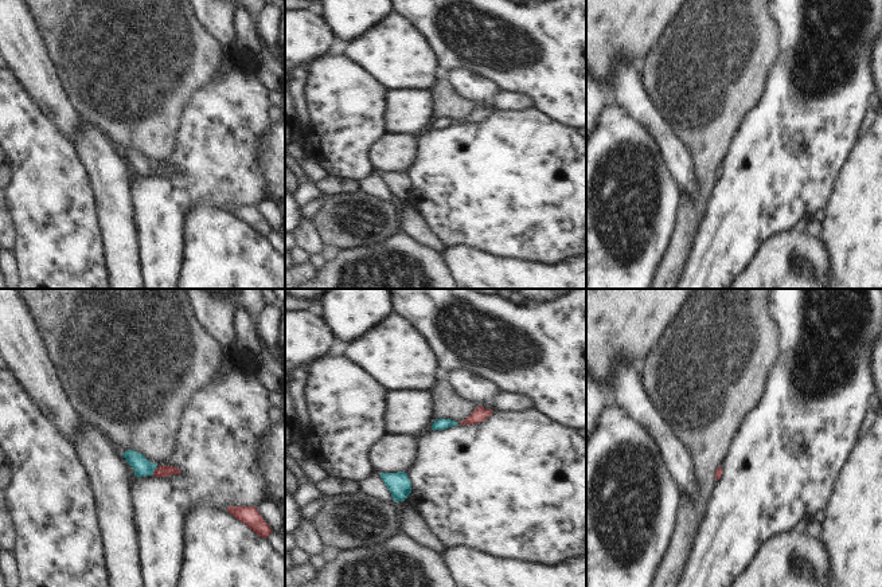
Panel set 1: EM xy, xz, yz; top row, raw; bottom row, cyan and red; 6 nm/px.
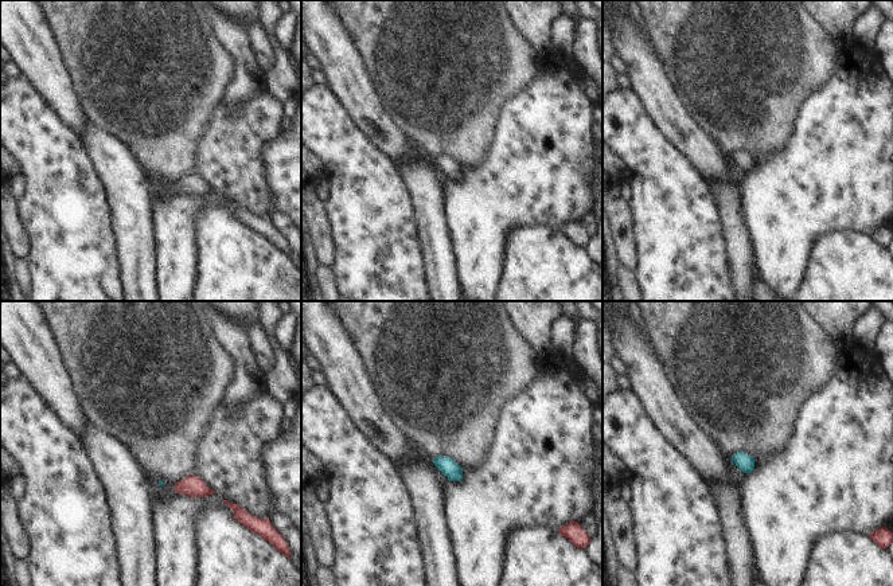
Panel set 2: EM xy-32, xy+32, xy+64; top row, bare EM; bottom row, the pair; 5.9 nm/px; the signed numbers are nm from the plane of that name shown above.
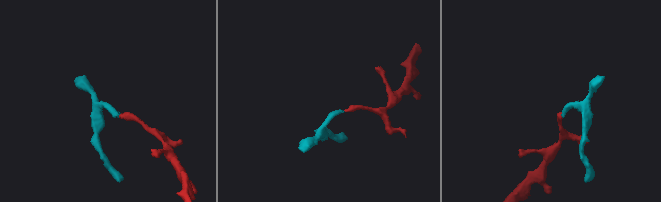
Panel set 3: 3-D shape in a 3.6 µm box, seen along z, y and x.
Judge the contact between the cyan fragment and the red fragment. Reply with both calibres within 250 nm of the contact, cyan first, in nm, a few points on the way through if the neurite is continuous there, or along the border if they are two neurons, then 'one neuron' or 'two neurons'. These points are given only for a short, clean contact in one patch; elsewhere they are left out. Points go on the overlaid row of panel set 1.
calibres 110 and 60 nm; way xy (141, 466), (153, 470), (163, 470); one neuron

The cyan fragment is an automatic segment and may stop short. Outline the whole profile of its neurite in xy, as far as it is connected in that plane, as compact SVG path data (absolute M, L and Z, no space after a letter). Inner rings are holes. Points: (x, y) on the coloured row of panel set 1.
M128 450L122 453L126 462L133 467L134 476L145 477L145 476L155 476L155 477L168 477L171 474L180 474L182 470L173 466L157 466L156 463L149 462L143 454Z

